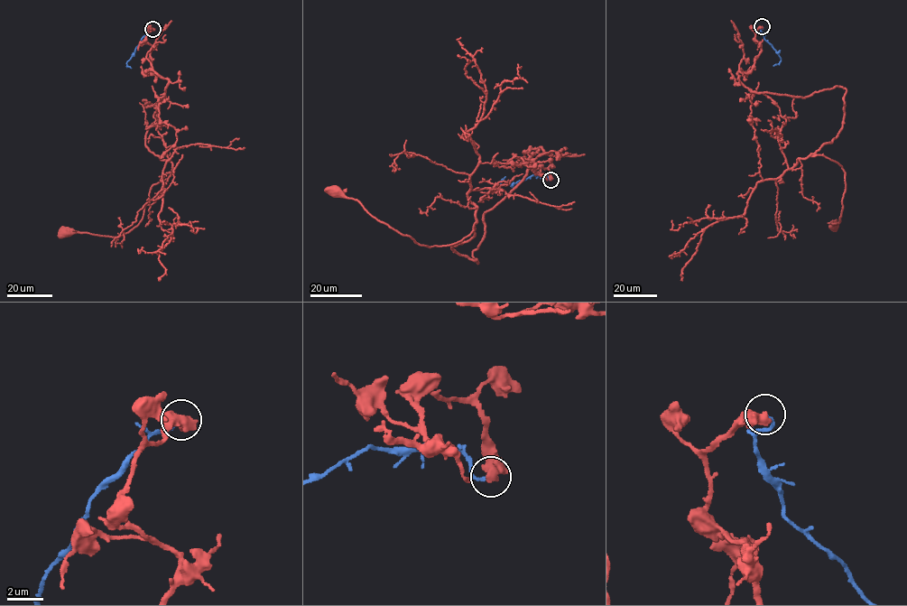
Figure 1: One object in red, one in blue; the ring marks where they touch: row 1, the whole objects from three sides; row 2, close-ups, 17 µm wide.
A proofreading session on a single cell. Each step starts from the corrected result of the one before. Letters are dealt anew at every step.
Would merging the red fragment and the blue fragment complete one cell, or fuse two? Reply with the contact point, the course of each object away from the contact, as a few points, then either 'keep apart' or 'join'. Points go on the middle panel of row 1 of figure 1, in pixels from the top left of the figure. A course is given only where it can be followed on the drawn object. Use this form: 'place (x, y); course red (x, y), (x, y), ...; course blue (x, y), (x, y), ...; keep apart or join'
place (550, 180); course red (550, 180), (531, 164), (540, 147), (485, 212), (477, 263), (451, 248), (476, 222), (428, 247), (334, 192); course blue (550, 180), (545, 175), (532, 175), (511, 184), (501, 184), (505, 176); keep apart

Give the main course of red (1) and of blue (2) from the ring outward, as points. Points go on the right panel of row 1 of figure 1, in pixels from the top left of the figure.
1: (762, 27), (754, 68), (737, 73), (746, 87), (846, 89), (842, 128), (810, 155), (845, 175), (835, 225)
2: (762, 27), (764, 39), (781, 60), (773, 66)

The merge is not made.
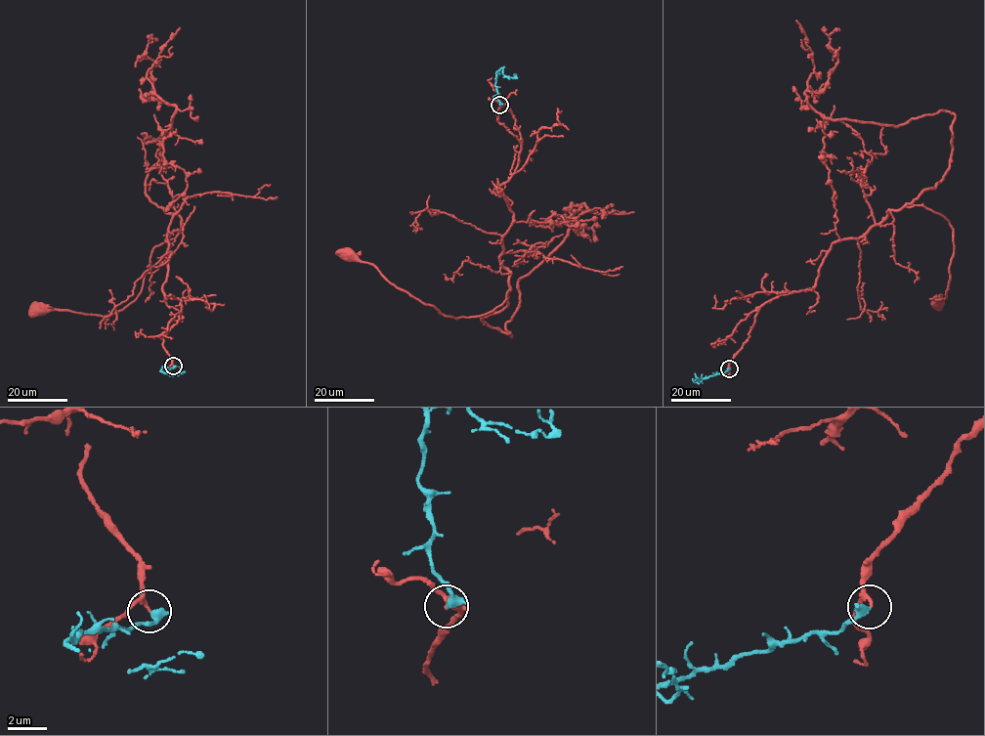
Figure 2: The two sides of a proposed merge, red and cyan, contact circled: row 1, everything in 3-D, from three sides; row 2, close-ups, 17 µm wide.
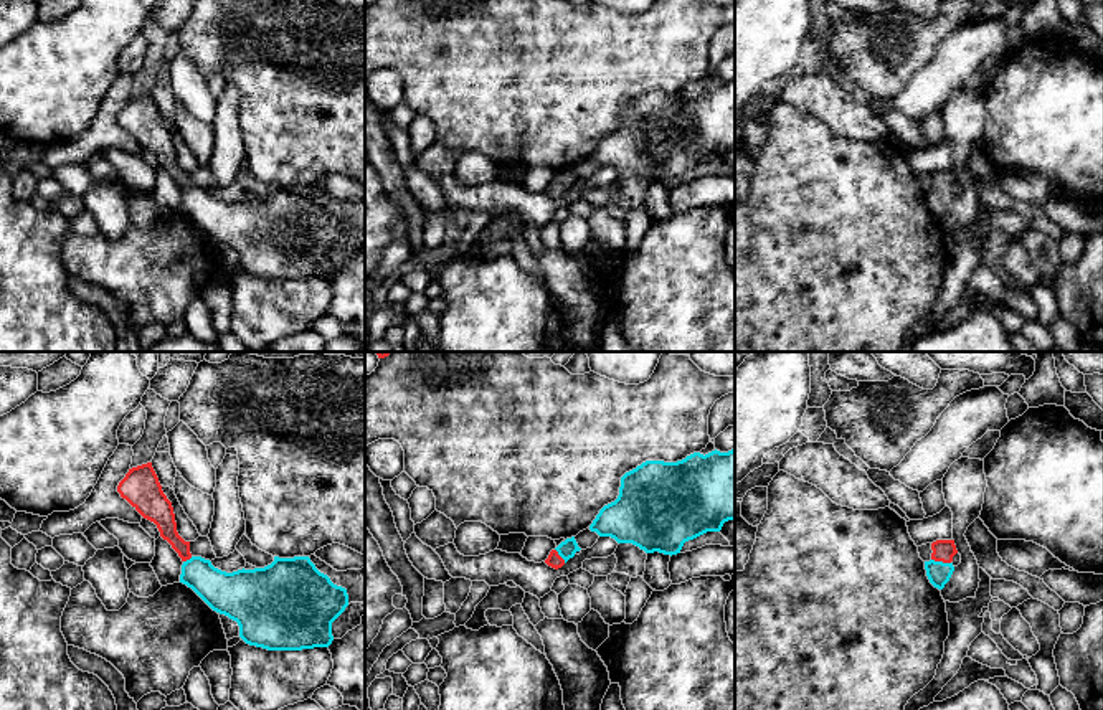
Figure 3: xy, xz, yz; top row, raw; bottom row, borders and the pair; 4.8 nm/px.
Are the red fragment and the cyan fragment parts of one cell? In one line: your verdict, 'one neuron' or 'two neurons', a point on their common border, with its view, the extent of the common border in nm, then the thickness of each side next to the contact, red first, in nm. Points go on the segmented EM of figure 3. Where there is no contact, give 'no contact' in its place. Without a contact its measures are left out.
one neuron | yz (942, 560) | 100 nm | 110/120 nm

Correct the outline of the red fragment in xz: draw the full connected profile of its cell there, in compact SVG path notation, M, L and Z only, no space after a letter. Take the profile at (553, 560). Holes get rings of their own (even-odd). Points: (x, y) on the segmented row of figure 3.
M575 537L566 538L561 542L555 550L550 551L545 563L555 570L561 568L570 558L575 556L576 551L581 548L578 547Z

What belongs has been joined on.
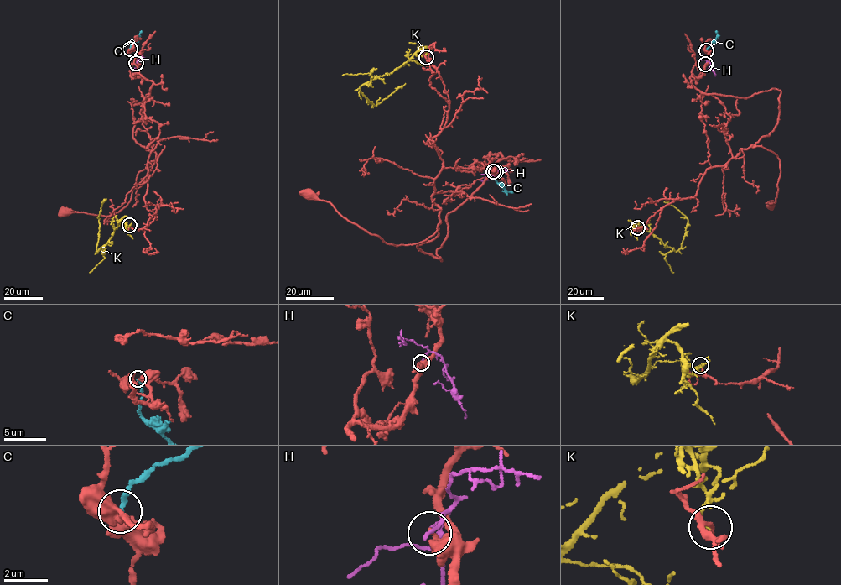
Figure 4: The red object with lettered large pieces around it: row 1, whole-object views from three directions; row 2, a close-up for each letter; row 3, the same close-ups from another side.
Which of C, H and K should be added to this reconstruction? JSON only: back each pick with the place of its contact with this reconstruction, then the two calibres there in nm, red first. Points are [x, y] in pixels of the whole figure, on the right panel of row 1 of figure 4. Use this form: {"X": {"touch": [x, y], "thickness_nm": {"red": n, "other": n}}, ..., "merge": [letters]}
{"C": {"touch": [706, 50], "thickness_nm": {"red": 340, "other": 200}}, "merge": ["C"]}

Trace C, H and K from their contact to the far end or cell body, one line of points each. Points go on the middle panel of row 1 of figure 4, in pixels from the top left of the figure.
C: (495, 171), (497, 182), (506, 190), (513, 192)
H: (493, 171), (495, 174), (492, 177), (484, 180), (479, 180)
K: (426, 57), (424, 48), (426, 49), (420, 49), (387, 75), (362, 85), (360, 92), (376, 106), (405, 83)

